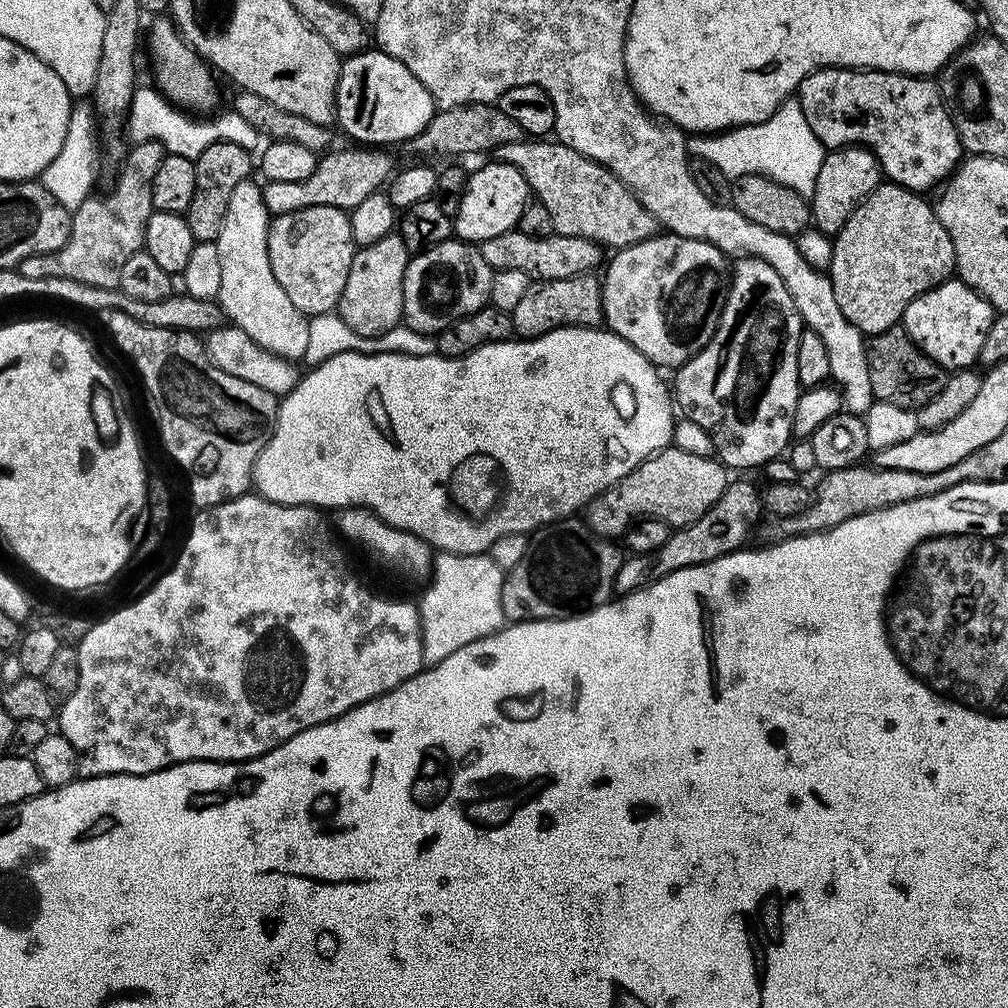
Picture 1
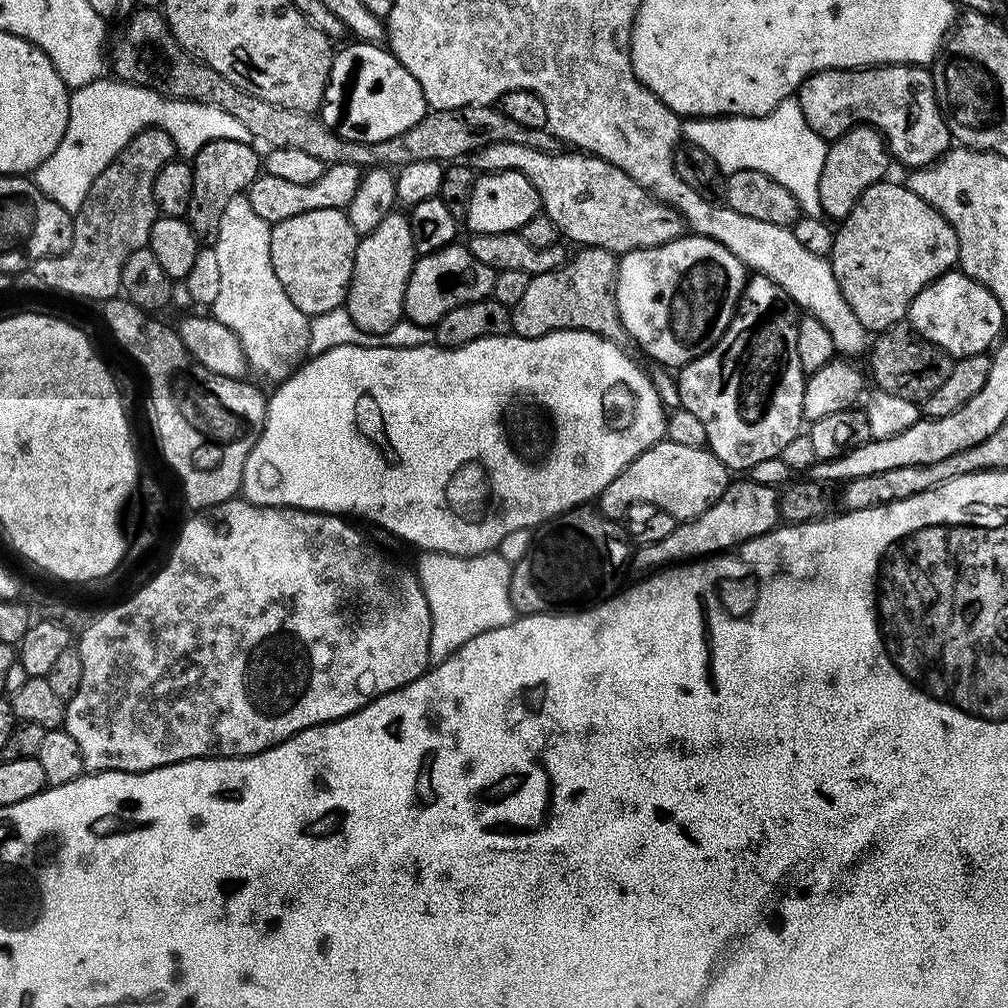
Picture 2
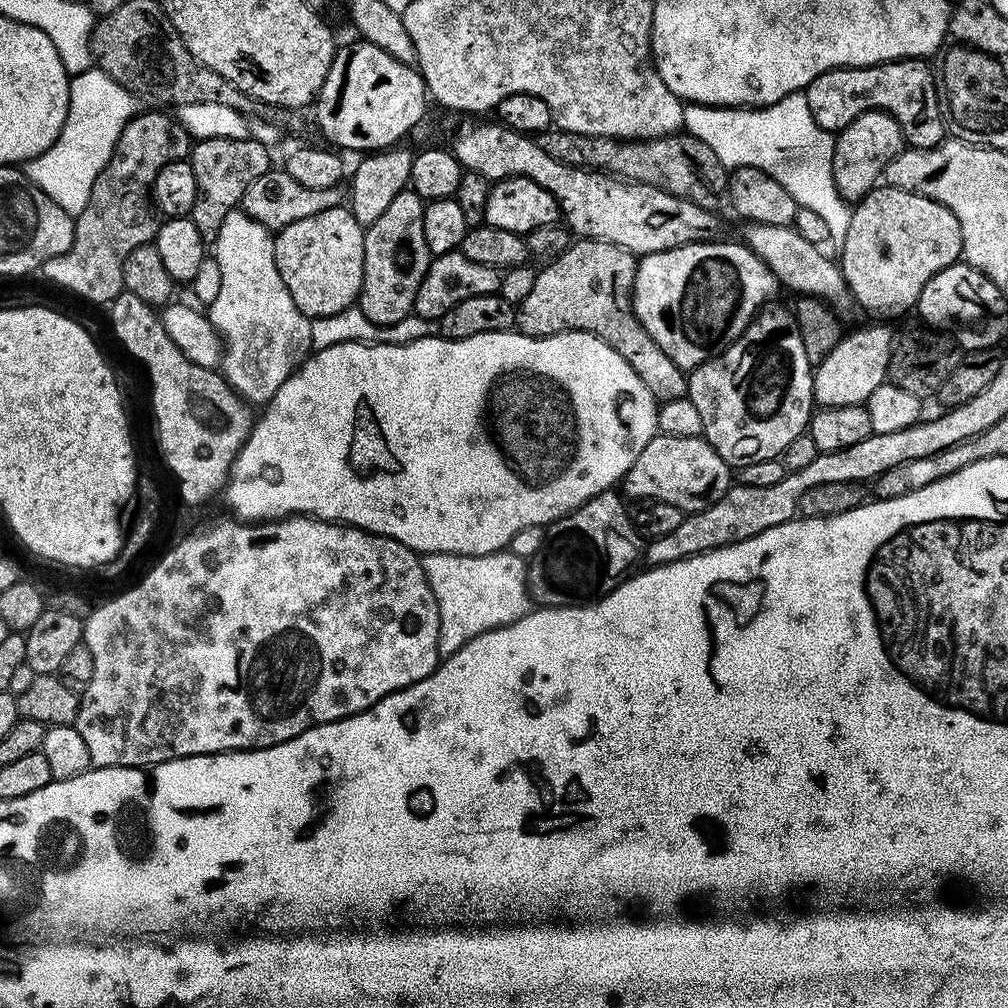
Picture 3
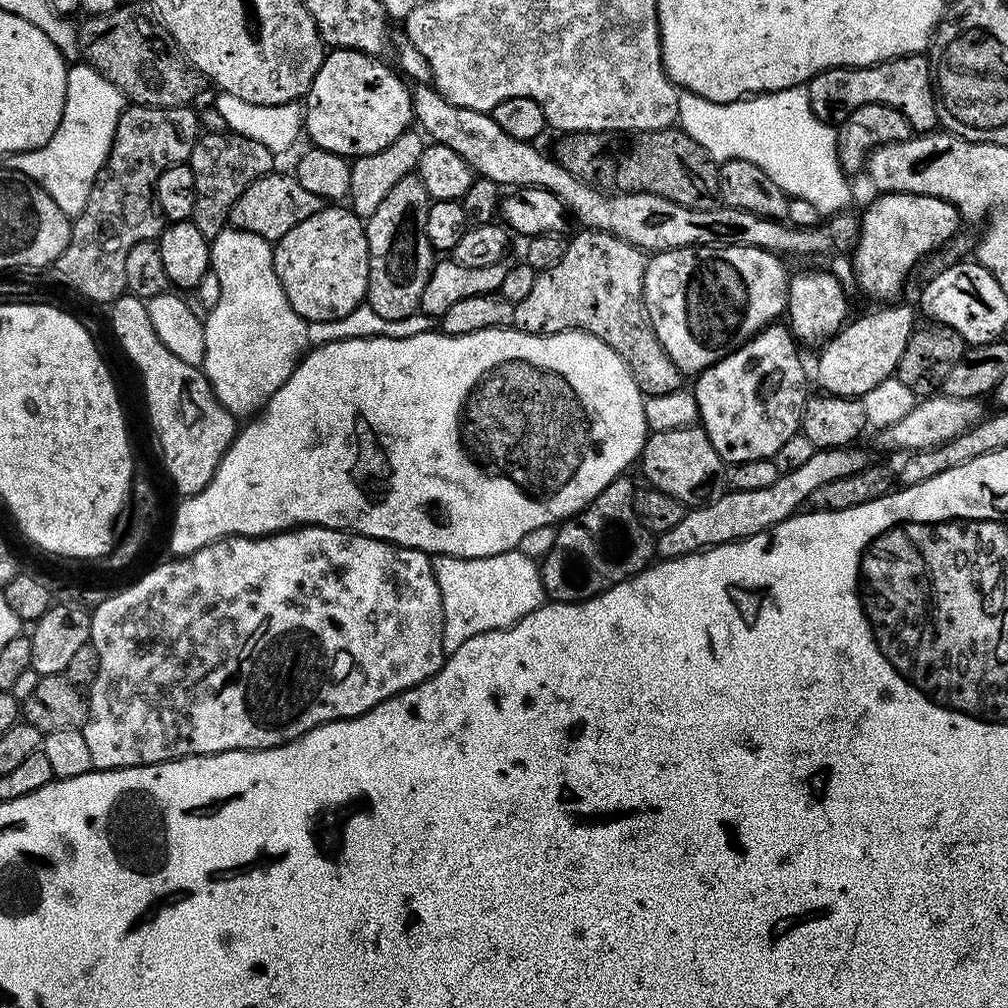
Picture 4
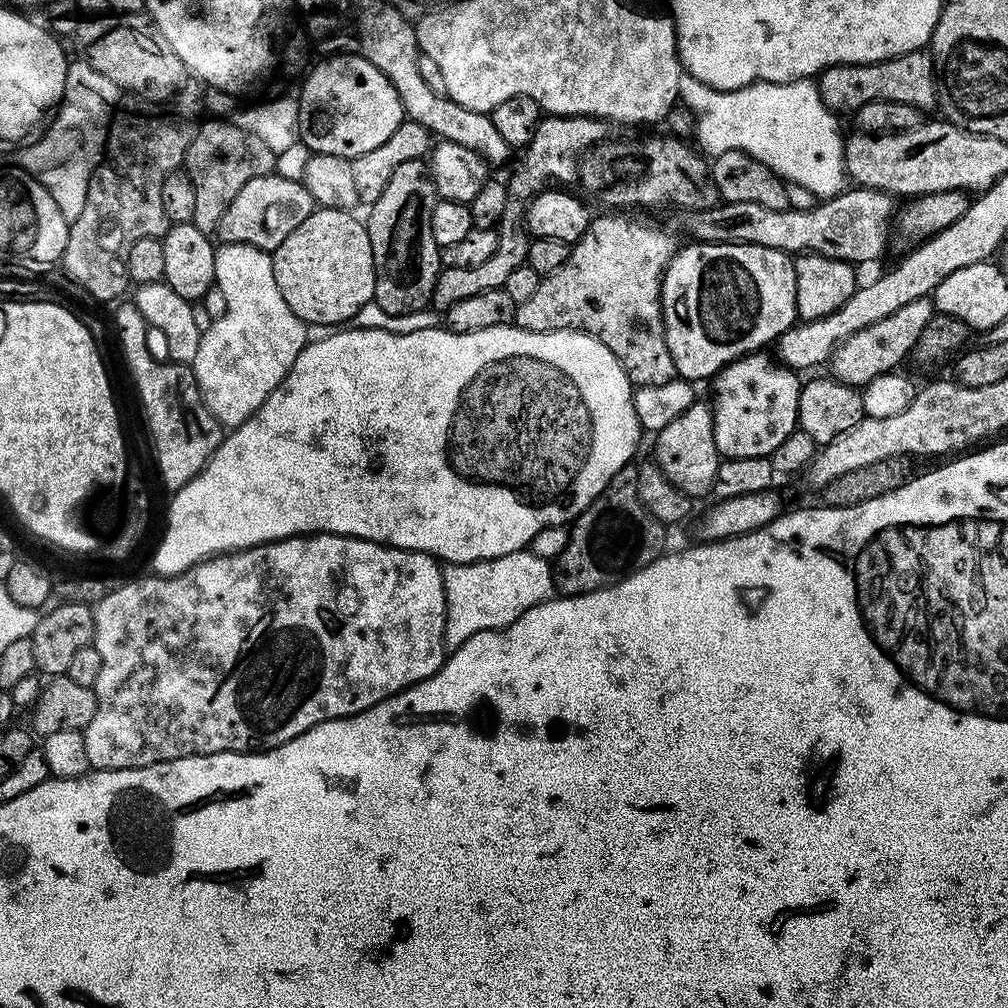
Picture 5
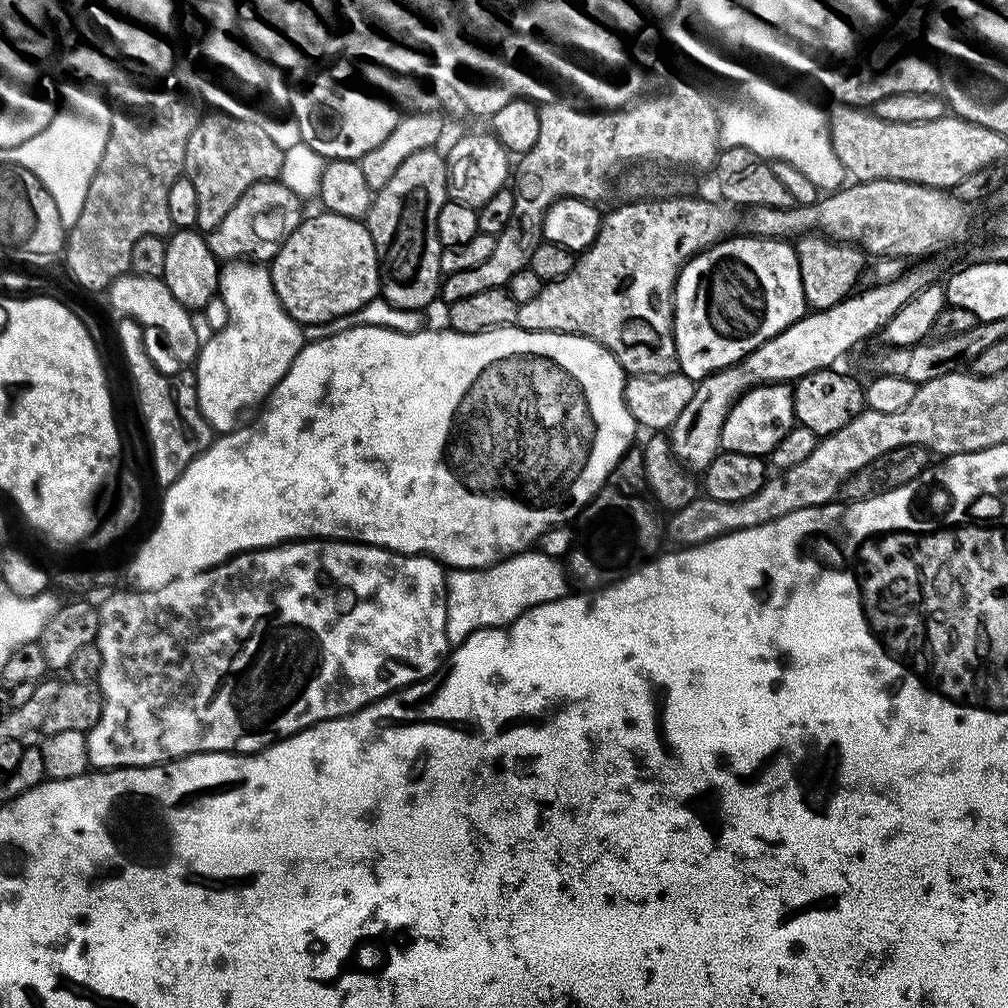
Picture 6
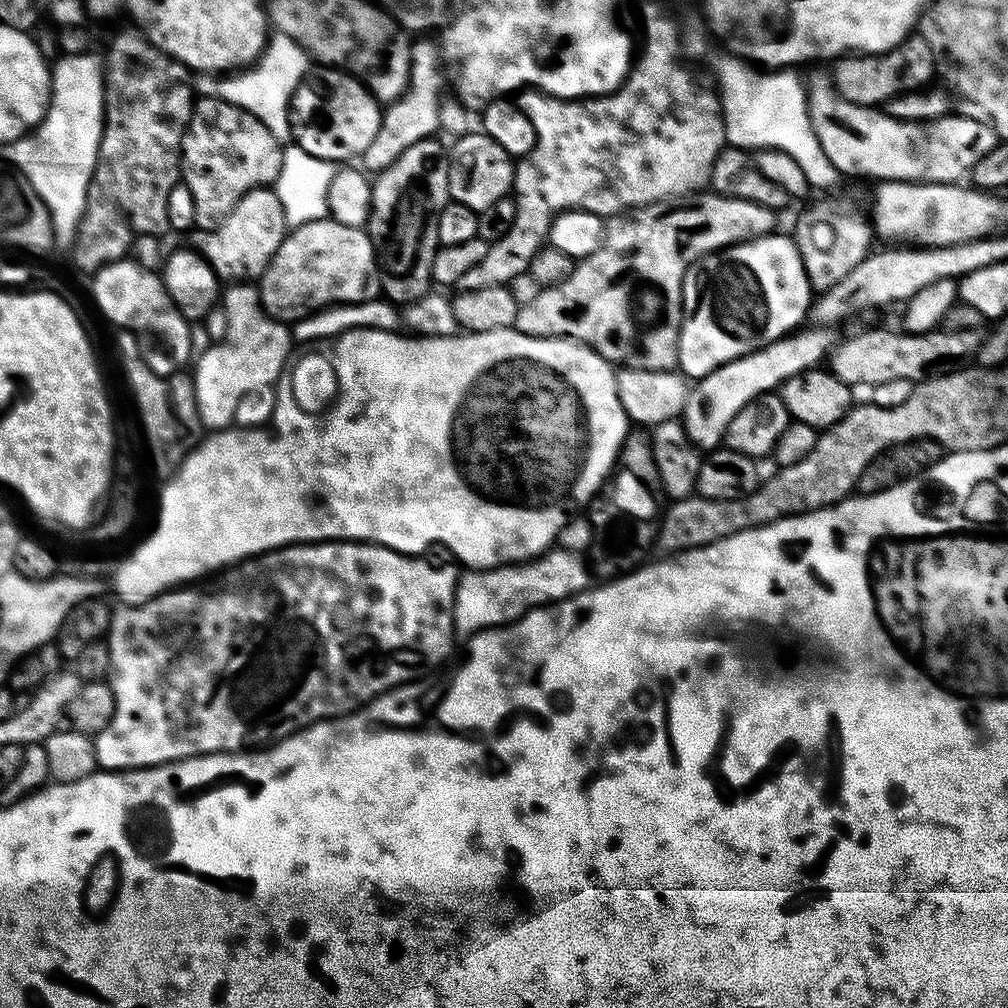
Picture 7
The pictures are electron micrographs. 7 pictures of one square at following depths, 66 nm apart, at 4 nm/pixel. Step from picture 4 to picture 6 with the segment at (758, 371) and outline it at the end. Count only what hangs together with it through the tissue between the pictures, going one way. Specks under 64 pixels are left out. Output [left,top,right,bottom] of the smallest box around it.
[720,383,794,457]

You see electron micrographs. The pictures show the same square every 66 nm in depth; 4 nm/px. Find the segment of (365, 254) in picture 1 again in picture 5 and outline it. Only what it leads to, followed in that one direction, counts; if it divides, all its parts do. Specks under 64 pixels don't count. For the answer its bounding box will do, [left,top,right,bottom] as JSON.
[366,159,442,314]

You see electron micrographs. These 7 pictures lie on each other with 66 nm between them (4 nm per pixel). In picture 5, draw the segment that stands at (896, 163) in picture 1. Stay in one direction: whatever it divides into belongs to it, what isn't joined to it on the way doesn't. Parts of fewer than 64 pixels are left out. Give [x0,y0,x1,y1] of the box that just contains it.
[818,50,937,114]

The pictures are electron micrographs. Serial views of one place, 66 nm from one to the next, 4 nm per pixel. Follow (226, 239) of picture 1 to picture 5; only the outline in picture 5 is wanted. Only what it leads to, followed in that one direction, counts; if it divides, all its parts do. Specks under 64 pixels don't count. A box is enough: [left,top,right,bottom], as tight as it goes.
[190,243,306,430]

